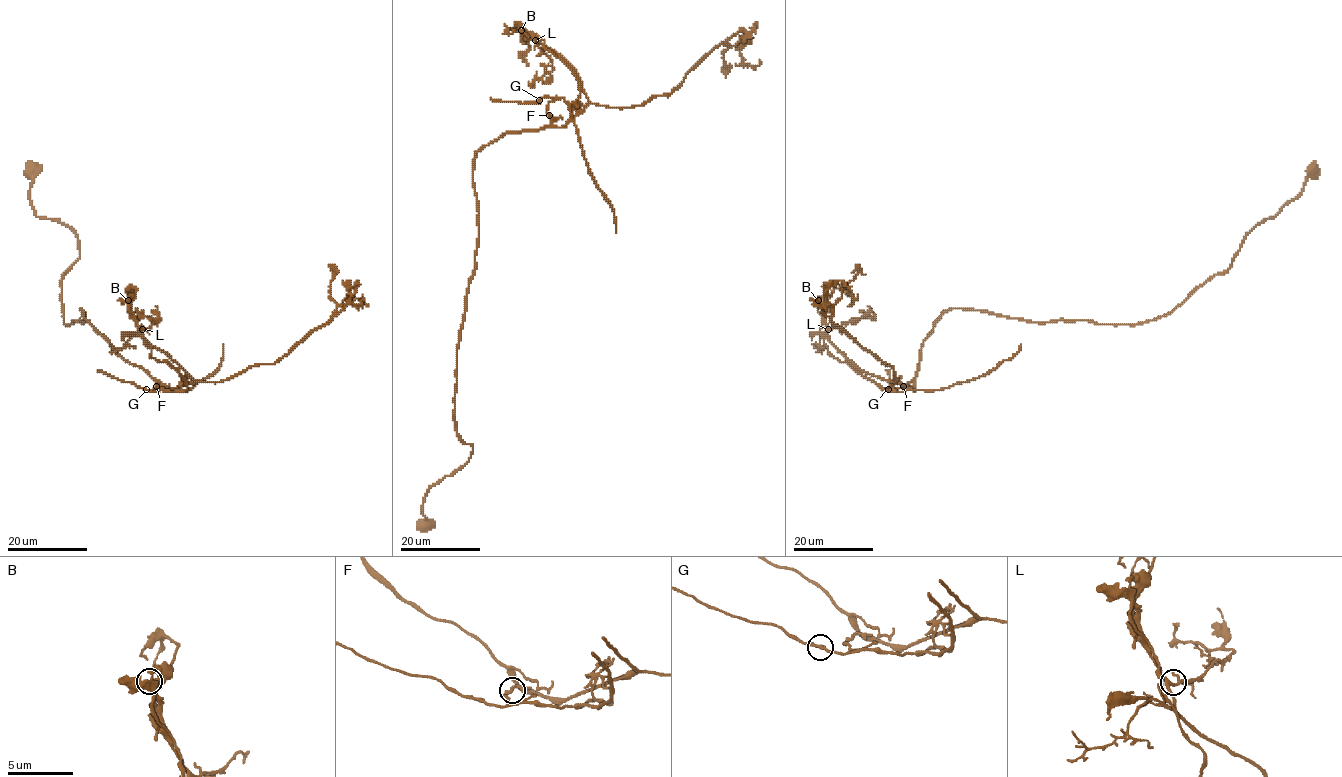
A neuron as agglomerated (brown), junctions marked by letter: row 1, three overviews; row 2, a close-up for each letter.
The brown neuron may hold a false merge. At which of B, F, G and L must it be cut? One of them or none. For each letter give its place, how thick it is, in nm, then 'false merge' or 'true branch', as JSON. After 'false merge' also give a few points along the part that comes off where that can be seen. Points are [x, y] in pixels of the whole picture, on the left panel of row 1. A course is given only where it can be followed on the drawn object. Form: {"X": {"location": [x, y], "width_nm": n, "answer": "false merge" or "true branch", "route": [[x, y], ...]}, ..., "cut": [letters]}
{"B": {"location": [128, 300], "width_nm": 360, "answer": "false merge", "route": [[128, 300], [152, 358], [166, 360], [187, 383], [186, 390], [178, 391], [190, 389], [218, 368], [223, 343]]}, "F": {"location": [156, 386], "width_nm": 220, "answer": "true branch"}, "G": {"location": [146, 389], "width_nm": 180, "answer": "true branch"}, "L": {"location": [142, 329], "width_nm": 240, "answer": "true branch"}, "cut": ["B"]}

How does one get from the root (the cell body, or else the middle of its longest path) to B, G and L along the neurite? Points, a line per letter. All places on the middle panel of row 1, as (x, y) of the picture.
B: (424, 525), (426, 492), (472, 452), (454, 393), (474, 155), (589, 102), (521, 30)
G: (424, 525), (426, 492), (472, 452), (454, 393), (474, 155), (551, 127), (555, 99), (540, 100)
L: (424, 525), (426, 492), (472, 452), (454, 393), (474, 155), (589, 102), (535, 40)

